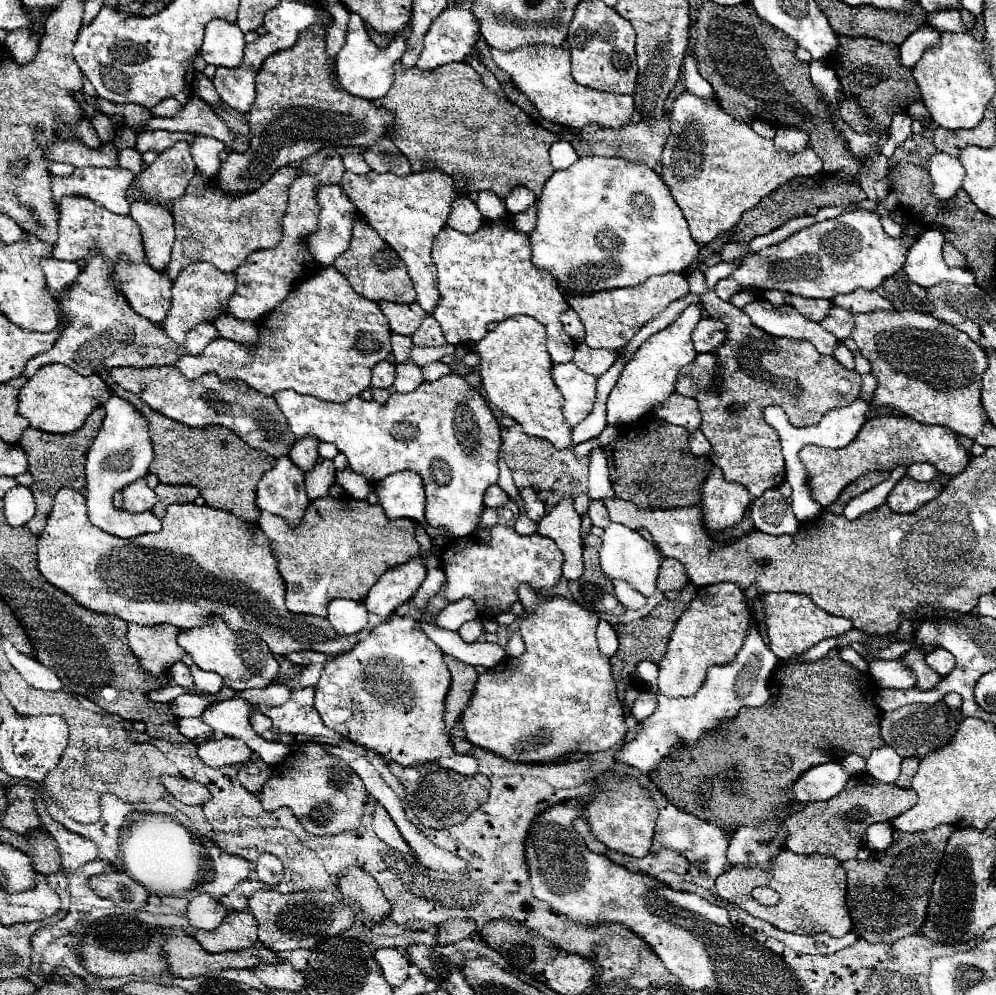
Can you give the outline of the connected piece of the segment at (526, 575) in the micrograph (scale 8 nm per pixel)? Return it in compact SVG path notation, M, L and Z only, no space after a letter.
M493 525L491 539L479 543L473 537L449 539L441 549L441 565L447 575L445 595L449 601L459 601L463 597L473 597L481 617L495 617L509 611L515 601L515 589L521 583L531 585L537 591L553 587L561 577L563 553L555 541L543 535L519 535L513 527Z

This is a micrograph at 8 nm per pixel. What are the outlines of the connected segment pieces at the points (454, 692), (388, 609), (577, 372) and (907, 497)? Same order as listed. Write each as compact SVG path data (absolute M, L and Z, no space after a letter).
M445 655L445 663L451 671L451 687L449 687L449 693L445 699L443 719L445 719L445 731L451 733L453 725L457 723L459 715L463 713L463 709L467 707L467 703L473 695L473 687L475 687L475 681L479 675L473 665L467 665L451 655Z
M411 559L395 569L385 571L369 589L365 605L371 613L389 617L399 605L409 601L425 579L423 559Z
M573 361L553 365L551 374L555 385L559 387L559 391L563 393L566 401L564 410L562 410L563 417L567 419L569 427L573 429L593 410L597 377L581 371Z
M903 477L887 497L887 505L895 513L913 513L925 503L937 499L943 490L938 480L929 483L917 483Z

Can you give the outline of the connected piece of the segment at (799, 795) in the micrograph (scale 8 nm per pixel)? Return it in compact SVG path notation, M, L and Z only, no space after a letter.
M823 763L807 769L799 781L793 785L793 795L801 803L809 801L829 801L841 793L849 781L851 773L845 771L839 763Z

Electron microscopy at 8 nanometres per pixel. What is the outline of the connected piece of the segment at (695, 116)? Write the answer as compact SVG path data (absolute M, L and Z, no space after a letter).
M681 93L675 99L669 117L671 117L671 137L667 139L667 145L663 149L663 181L671 189L671 195L681 207L689 223L691 235L699 245L707 245L719 233L729 231L739 221L743 211L757 205L761 197L769 195L781 183L793 177L813 177L821 173L821 161L813 149L807 149L797 155L779 153L771 145L771 139L763 139L761 135L757 135L751 129L751 125L731 119L727 113L723 113L719 105L701 101L691 93Z

